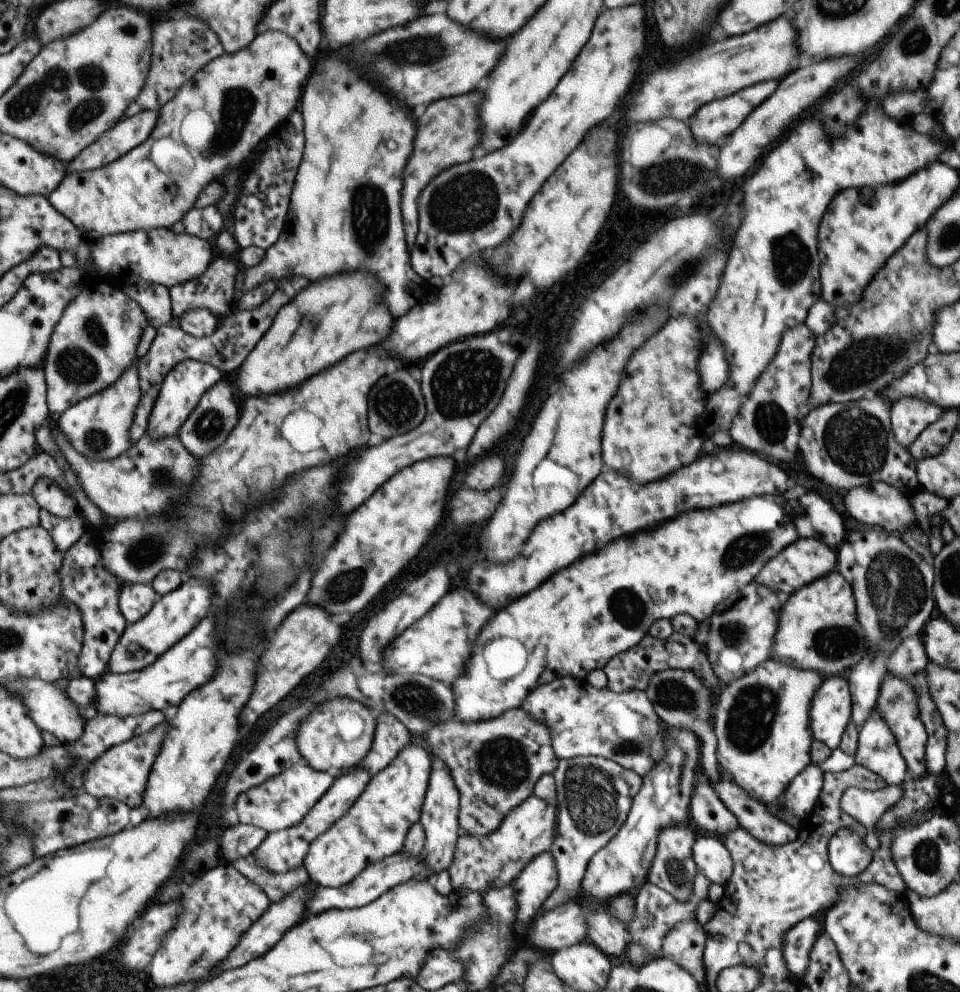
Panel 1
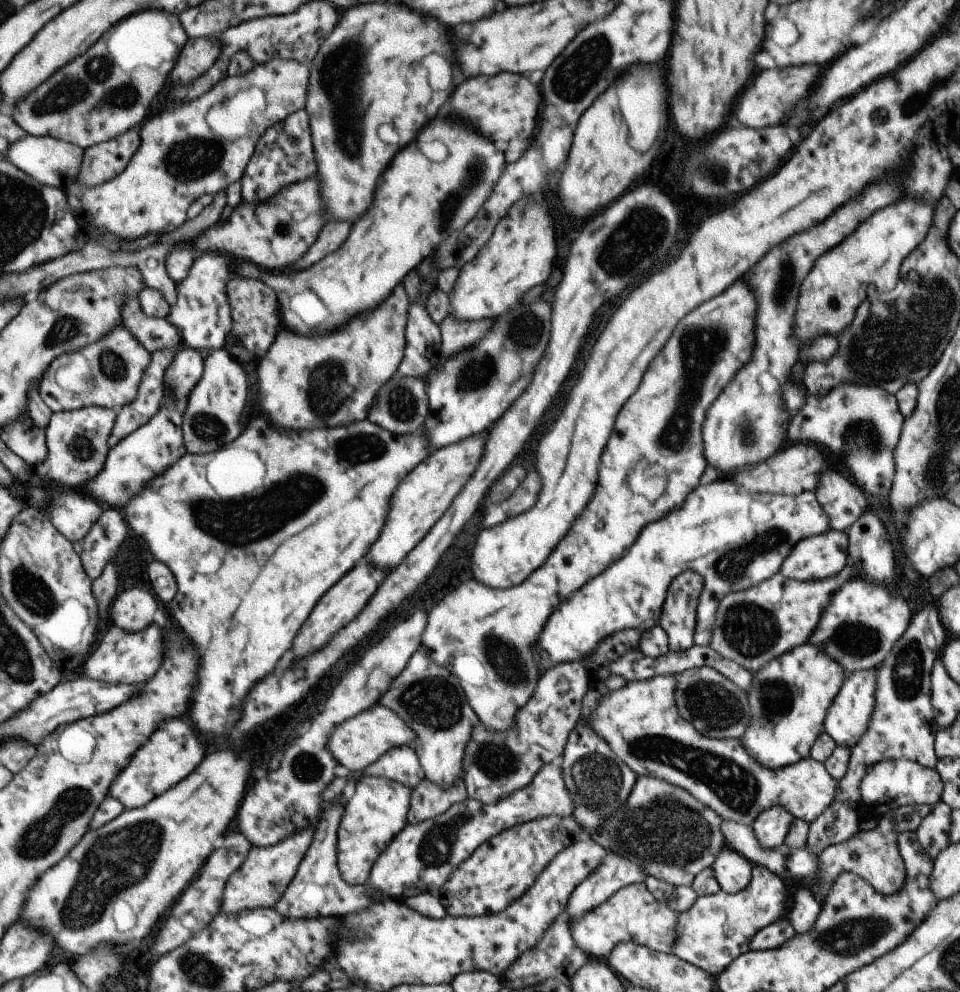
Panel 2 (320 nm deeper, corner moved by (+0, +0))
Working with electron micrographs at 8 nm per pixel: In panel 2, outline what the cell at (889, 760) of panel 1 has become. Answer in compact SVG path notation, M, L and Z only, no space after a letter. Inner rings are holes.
M907 759L882 760L872 764L859 781L861 802L877 813L895 810L903 805L933 806L940 800L941 782L934 768Z

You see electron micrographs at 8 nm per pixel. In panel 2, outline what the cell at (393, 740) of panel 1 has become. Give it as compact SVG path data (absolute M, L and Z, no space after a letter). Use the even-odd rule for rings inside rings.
M407 745L392 748L371 767L367 767L364 774L374 777L387 777L389 780L405 785L412 789L424 778L416 751Z

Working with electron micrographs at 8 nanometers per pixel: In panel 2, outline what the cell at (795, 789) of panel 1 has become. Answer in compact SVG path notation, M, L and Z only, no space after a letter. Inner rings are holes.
M771 807L761 811L750 824L758 845L762 849L781 846L792 816L783 807Z

